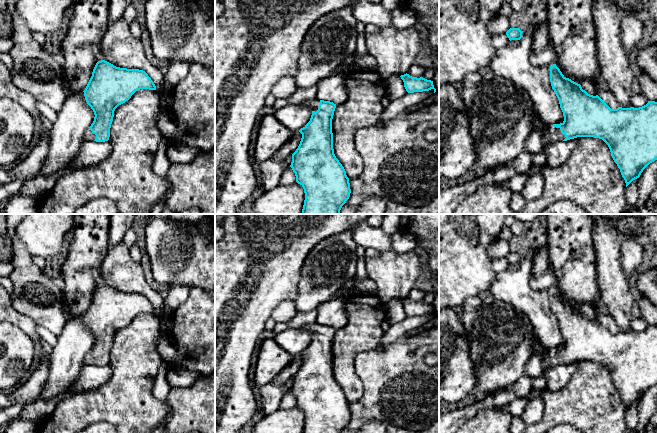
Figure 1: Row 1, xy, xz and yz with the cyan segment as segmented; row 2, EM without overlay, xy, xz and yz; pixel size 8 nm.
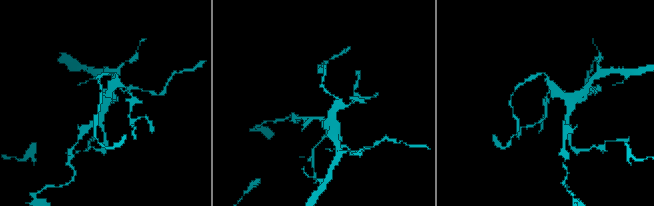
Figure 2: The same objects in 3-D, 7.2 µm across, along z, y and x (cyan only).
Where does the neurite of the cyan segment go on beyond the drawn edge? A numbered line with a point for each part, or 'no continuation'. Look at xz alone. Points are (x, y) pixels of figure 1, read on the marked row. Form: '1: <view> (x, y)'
1: xz (313, 103)

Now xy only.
1: xy (88, 136)

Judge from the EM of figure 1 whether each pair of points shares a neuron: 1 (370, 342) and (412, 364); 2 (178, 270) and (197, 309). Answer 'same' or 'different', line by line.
1: different
2: different

